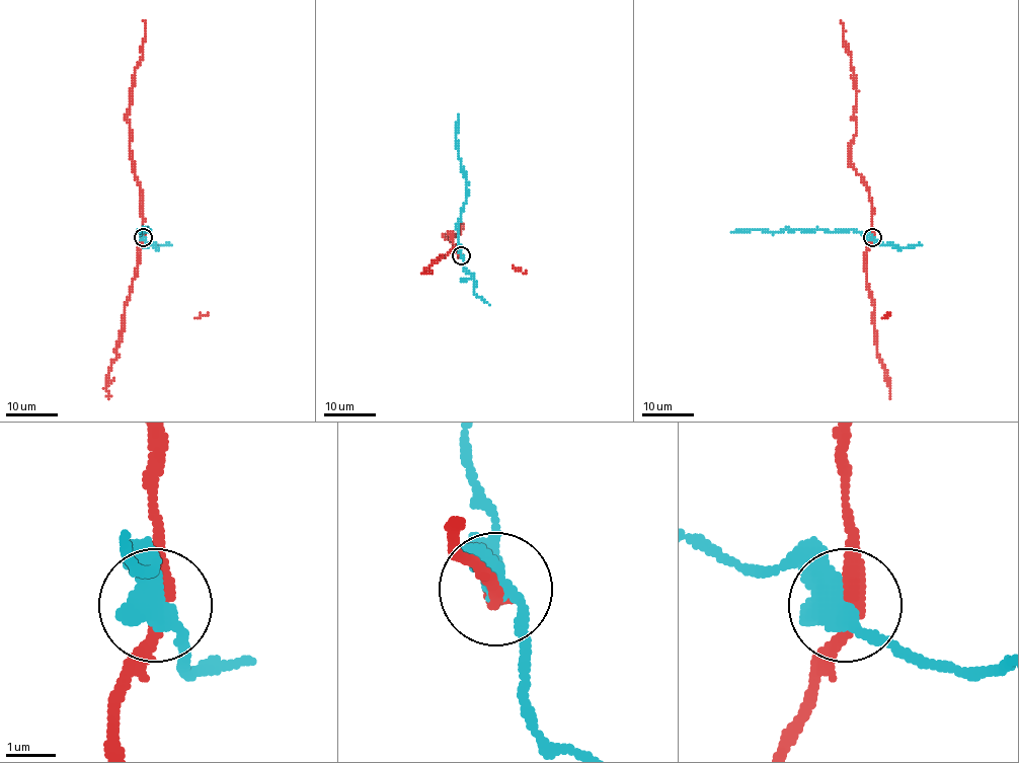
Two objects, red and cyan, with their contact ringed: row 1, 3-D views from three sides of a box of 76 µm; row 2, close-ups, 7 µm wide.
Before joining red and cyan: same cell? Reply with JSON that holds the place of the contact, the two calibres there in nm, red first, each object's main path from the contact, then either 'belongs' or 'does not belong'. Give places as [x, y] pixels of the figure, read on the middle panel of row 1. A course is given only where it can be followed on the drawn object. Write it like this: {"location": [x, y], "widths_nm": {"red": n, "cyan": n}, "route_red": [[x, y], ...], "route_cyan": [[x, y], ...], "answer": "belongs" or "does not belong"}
{"location": [461, 255], "widths_nm": {"red": 320, "cyan": 480}, "route_red": [[461, 255], [450, 233], [448, 238], [446, 237], [448, 240], [460, 233], [461, 224]], "route_cyan": [[461, 255], [457, 237], [466, 180], [456, 140], [457, 115]], "answer": "does not belong"}

